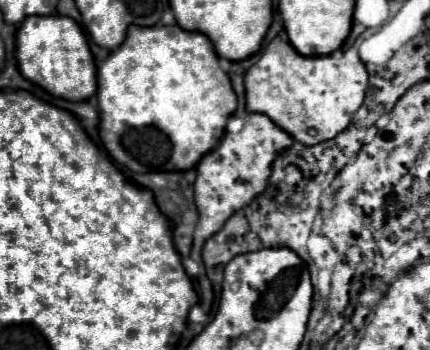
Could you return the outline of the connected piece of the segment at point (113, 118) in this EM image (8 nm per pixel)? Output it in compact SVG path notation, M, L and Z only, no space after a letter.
M130 26L126 40L122 42L122 46L118 46L98 68L98 110L100 110L100 122L98 122L98 134L100 140L104 144L104 148L108 150L108 154L118 162L118 164L128 164L128 168L132 172L172 172L172 170L190 170L194 168L204 154L208 154L214 146L218 146L220 138L224 136L224 128L228 122L228 116L236 110L236 94L232 90L230 78L226 76L224 70L220 70L218 66L218 56L214 52L212 42L198 32L186 32L180 26Z

